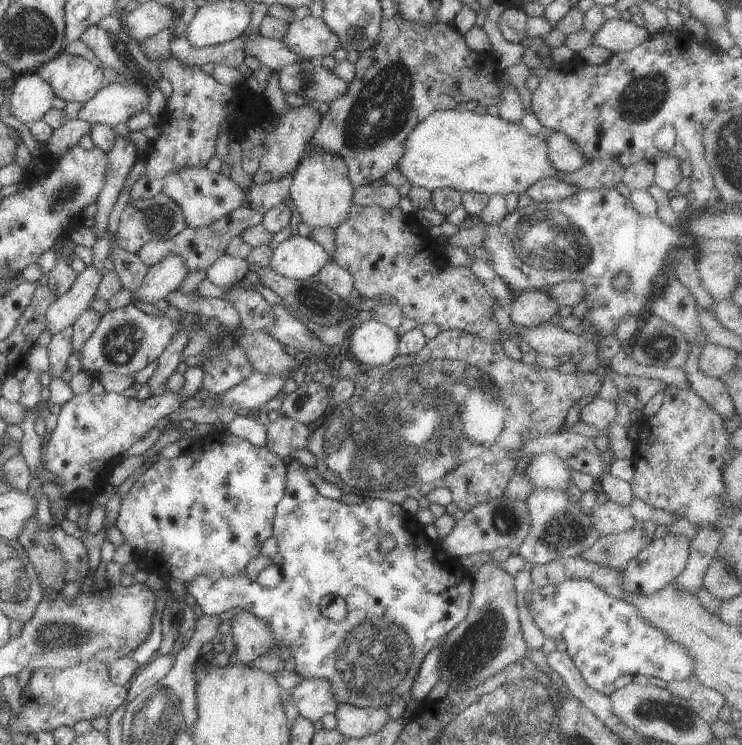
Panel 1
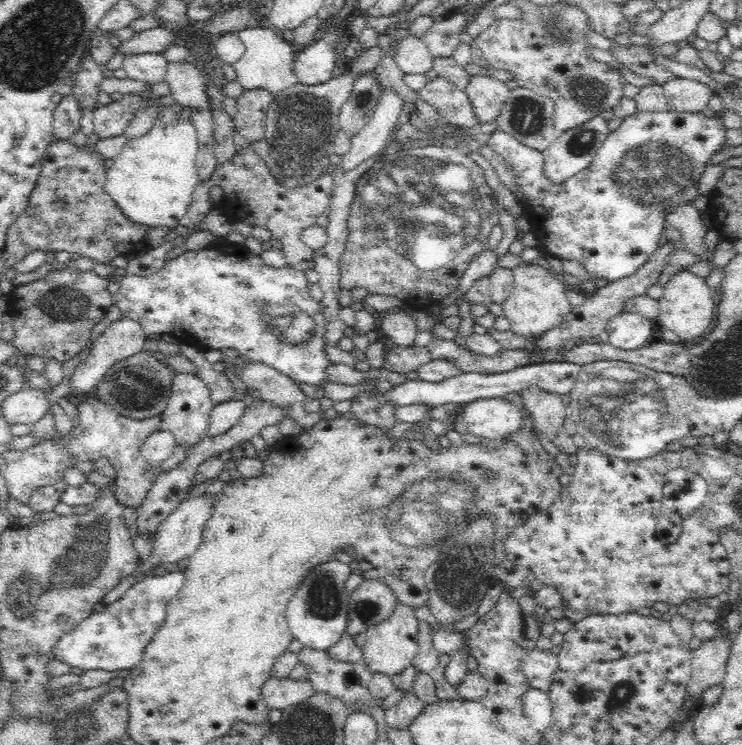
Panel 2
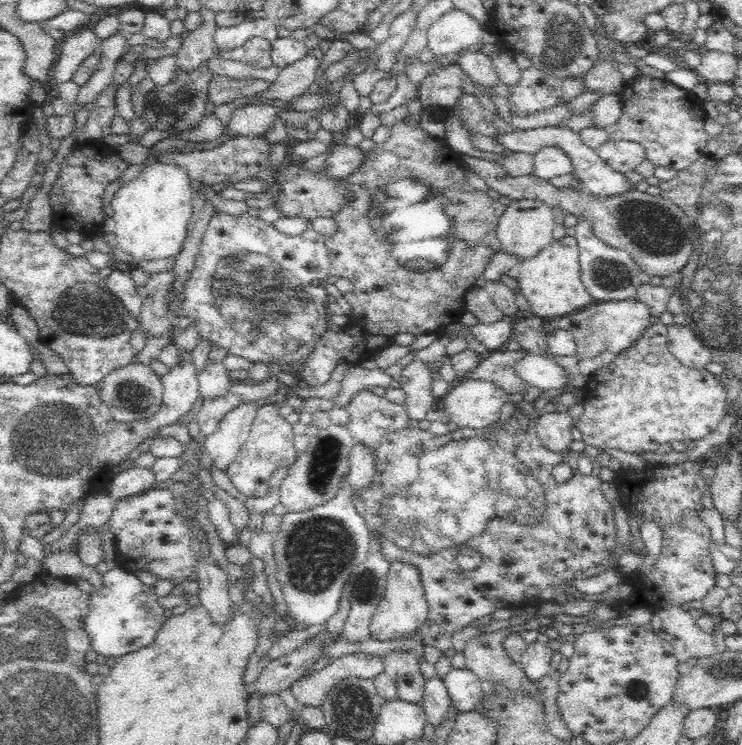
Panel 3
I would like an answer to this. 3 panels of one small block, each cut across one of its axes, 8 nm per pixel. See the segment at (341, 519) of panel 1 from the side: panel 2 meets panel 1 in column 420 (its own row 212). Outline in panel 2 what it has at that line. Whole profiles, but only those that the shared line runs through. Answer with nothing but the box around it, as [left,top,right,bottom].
[487,110,726,283]

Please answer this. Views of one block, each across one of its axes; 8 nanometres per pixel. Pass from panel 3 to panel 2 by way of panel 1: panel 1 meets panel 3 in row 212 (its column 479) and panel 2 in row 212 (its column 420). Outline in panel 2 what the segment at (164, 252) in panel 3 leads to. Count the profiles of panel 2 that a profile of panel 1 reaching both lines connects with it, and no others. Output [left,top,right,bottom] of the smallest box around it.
[104,103,199,228]

